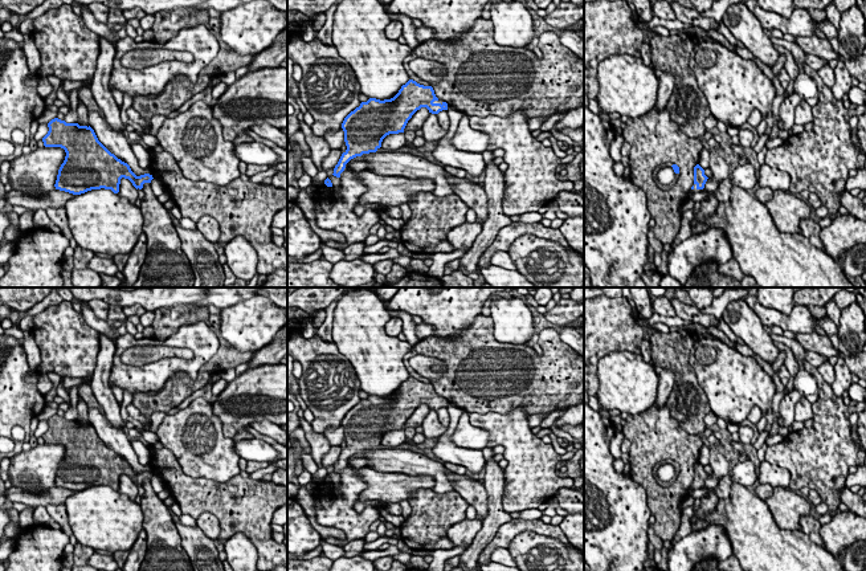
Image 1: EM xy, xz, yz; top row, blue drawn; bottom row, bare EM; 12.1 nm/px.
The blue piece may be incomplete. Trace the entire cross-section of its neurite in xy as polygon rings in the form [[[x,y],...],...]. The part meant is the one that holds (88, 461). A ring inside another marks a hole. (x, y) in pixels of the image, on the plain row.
[[[54,415],[48,420],[48,424],[49,428],[42,435],[44,442],[61,444],[66,449],[65,457],[58,466],[54,481],[56,486],[81,492],[91,486],[105,485],[118,490],[122,474],[128,476],[136,486],[142,486],[144,480],[151,480],[154,476],[150,470],[136,473],[127,460],[118,456],[98,437],[90,423],[66,420],[65,417]]]

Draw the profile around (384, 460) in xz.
[[[369,449],[363,450],[361,457],[368,465],[379,472],[401,472],[409,476],[430,476],[436,485],[434,493],[445,494],[454,492],[444,464],[430,460],[428,456],[408,449]]]

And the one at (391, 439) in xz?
[[[404,429],[389,431],[381,439],[381,445],[385,448],[393,448],[404,444],[407,440]]]

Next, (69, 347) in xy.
[[[62,301],[36,314],[30,331],[41,352],[38,372],[56,372],[61,378],[85,378],[94,374],[99,352],[99,333],[86,325],[82,314],[73,309],[72,302]]]

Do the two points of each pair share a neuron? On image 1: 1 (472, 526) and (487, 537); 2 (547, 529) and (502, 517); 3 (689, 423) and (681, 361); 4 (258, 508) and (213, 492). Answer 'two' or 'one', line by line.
1: two
2: two
3: one
4: one

